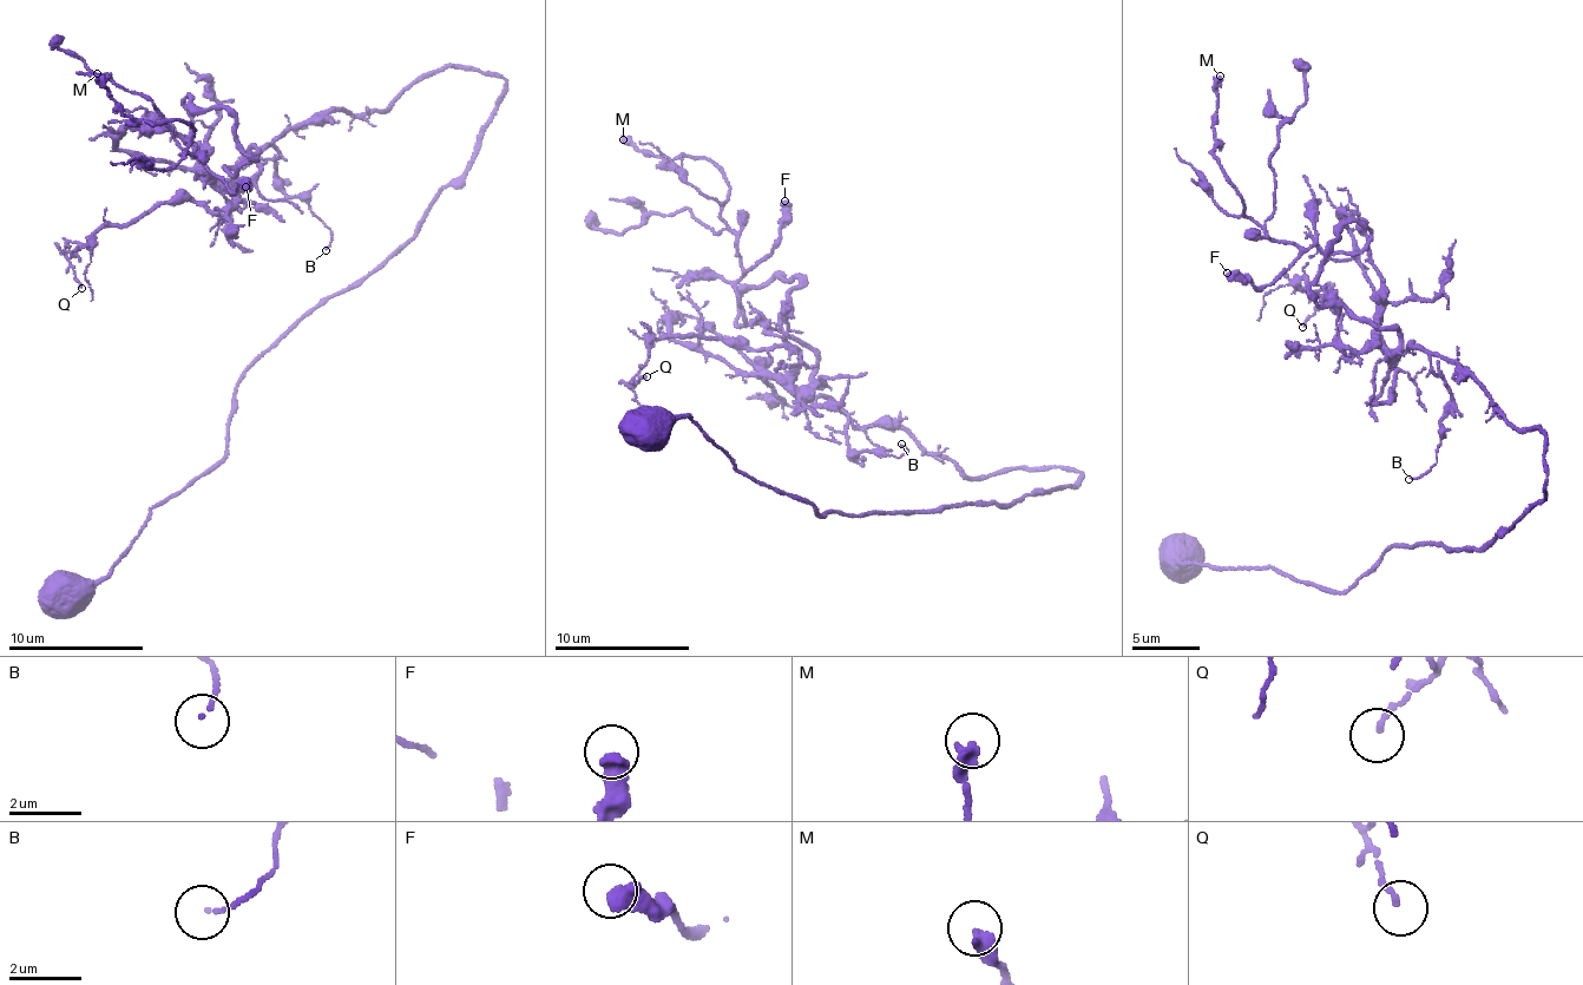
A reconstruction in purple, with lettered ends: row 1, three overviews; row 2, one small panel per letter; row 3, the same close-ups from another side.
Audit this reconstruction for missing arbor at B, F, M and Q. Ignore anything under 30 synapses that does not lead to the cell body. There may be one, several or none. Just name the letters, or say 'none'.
none

